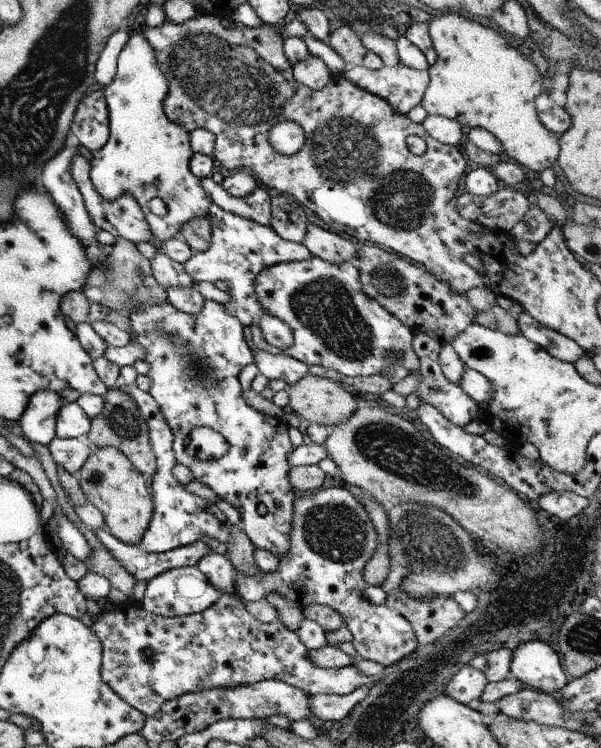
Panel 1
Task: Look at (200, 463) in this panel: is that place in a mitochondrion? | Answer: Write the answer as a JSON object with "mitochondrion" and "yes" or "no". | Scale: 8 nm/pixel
{"mitochondrion":"no"}

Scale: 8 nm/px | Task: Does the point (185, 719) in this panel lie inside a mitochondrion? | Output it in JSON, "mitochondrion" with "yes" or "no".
{"mitochondrion":"no"}

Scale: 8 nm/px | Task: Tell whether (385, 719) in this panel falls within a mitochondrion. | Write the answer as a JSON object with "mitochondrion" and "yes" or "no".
{"mitochondrion":"yes"}

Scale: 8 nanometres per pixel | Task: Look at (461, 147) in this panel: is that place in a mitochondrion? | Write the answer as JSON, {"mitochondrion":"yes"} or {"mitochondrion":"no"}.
{"mitochondrion":"no"}

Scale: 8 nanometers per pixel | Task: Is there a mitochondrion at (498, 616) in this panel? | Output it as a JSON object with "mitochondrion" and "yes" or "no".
{"mitochondrion":"yes"}

